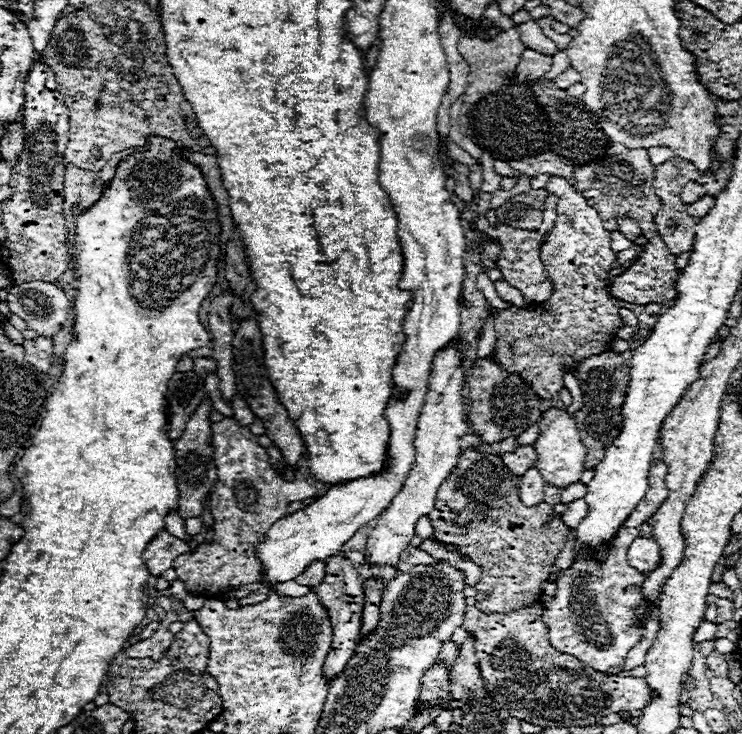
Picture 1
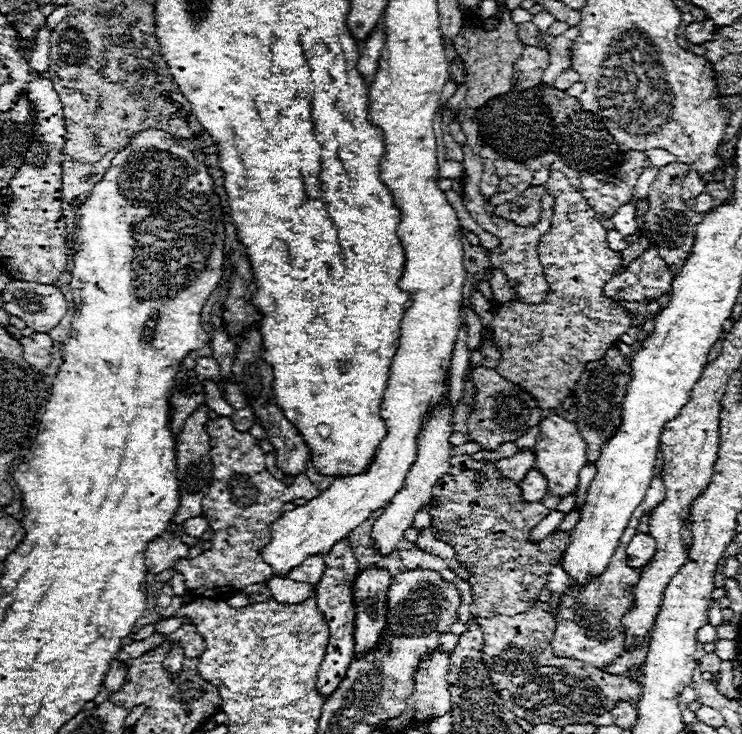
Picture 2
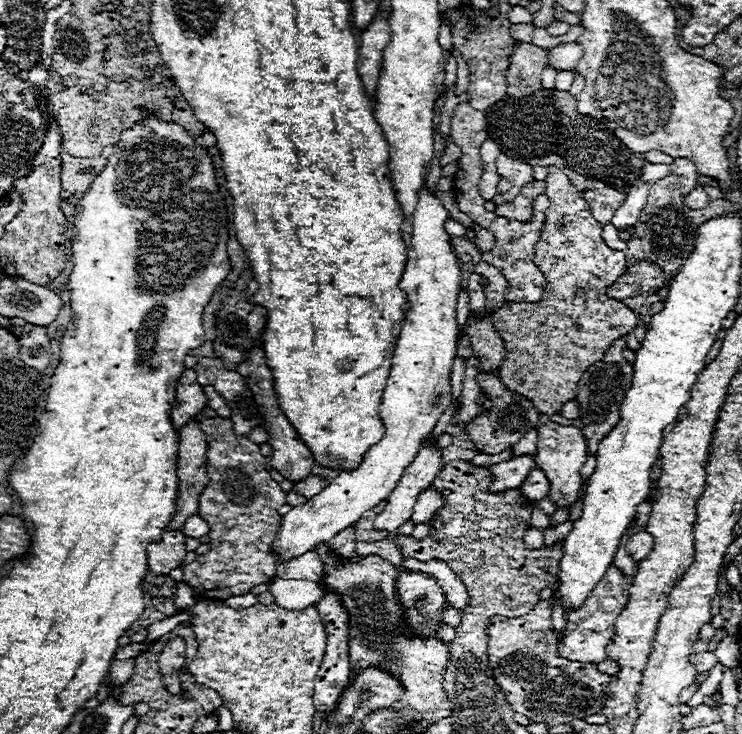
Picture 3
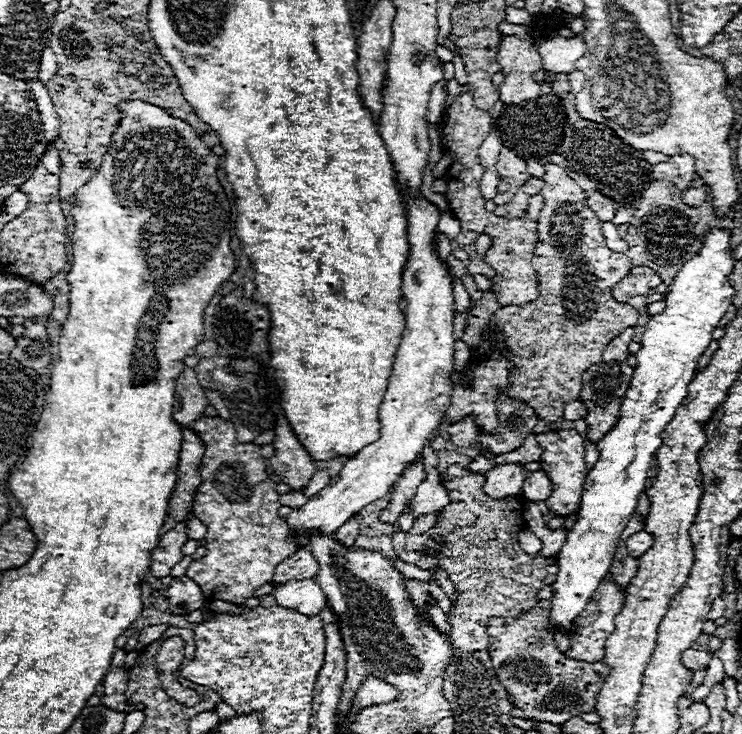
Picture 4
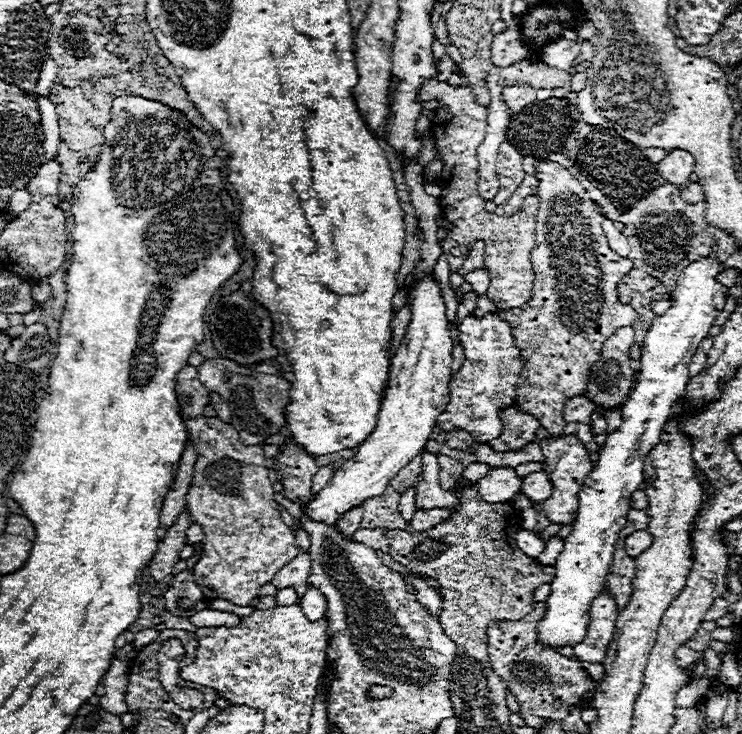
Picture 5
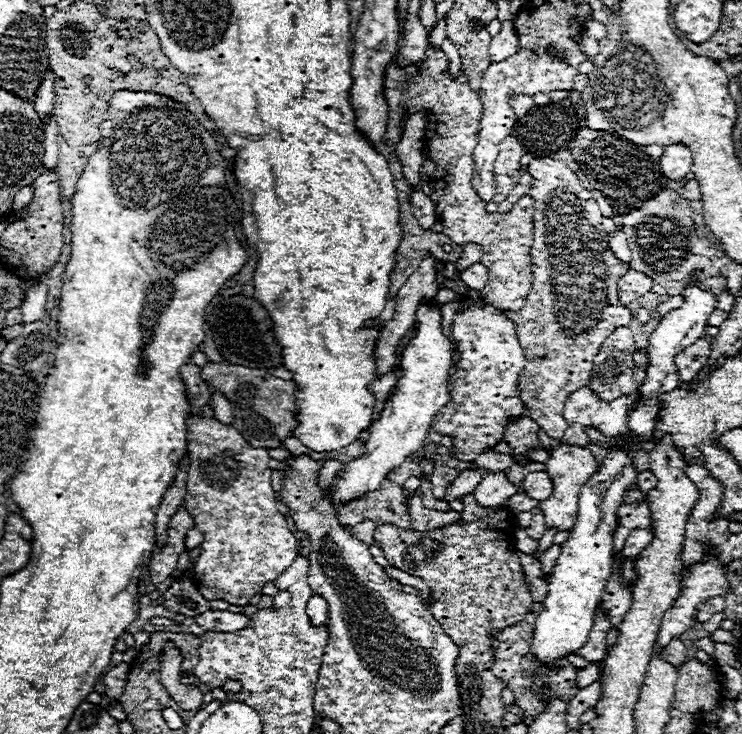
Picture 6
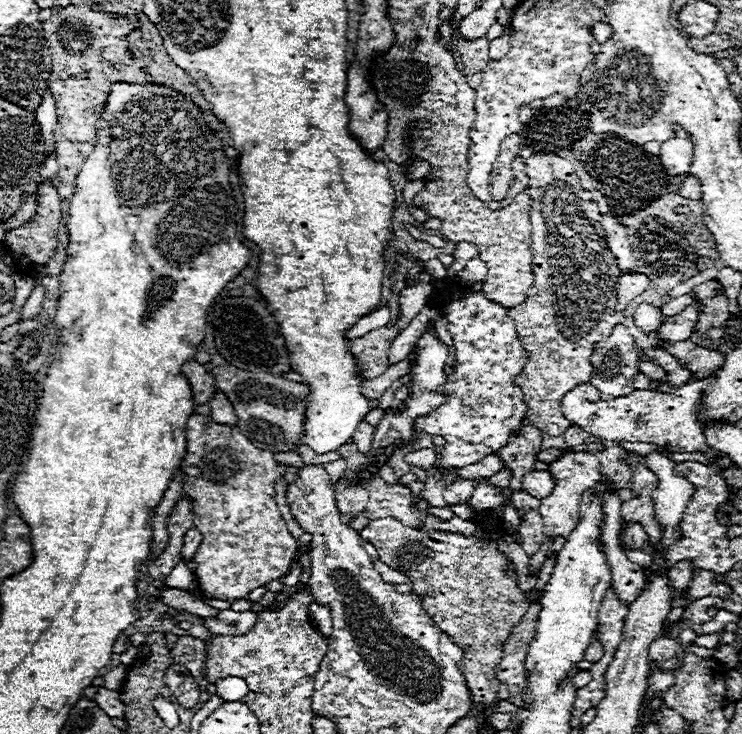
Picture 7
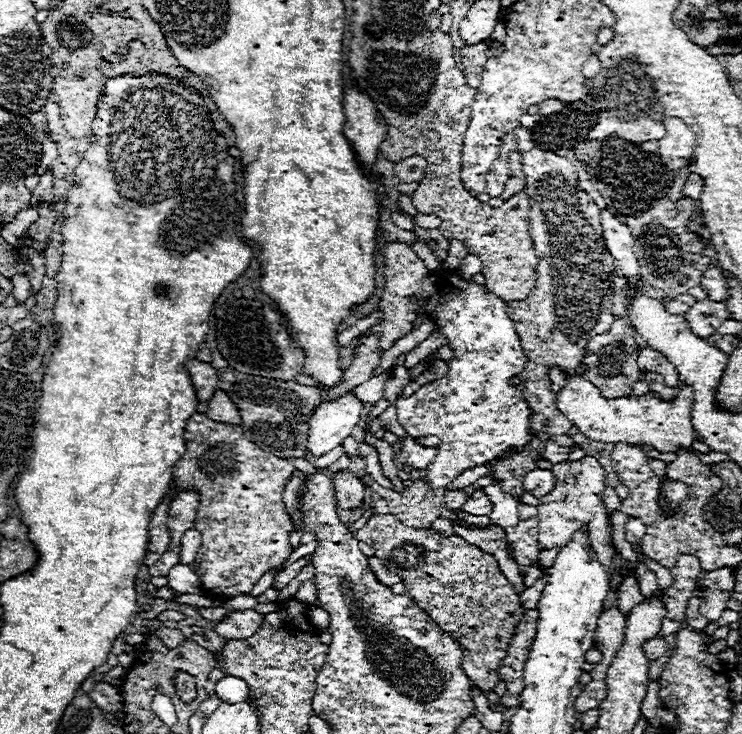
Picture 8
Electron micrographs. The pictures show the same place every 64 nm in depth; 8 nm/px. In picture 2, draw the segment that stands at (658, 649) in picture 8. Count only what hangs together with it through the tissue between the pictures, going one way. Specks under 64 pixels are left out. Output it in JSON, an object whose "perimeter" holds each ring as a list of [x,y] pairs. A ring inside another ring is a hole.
{"perimeter":[[[708,652],[700,658],[698,662],[698,670],[700,672],[720,672],[720,658],[714,654],[714,652]]]}

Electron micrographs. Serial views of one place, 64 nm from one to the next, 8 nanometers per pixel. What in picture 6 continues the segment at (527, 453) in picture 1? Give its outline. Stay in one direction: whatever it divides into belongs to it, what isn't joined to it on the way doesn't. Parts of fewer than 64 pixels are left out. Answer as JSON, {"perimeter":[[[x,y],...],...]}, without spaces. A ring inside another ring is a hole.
{"perimeter":[[[492,472],[492,474],[486,474],[484,480],[476,486],[474,498],[482,508],[494,508],[494,506],[502,506],[516,492],[518,492],[518,486],[510,484],[504,472]]]}

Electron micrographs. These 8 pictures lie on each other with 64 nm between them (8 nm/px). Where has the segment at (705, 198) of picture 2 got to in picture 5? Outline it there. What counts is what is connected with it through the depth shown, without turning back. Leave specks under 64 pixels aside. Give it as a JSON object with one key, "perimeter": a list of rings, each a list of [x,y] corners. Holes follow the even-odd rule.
{"perimeter":[[[692,182],[692,184],[688,184],[686,188],[682,188],[682,190],[680,190],[680,196],[682,196],[682,200],[694,202],[694,204],[704,200],[704,192],[702,192],[702,188],[700,188],[698,182]]]}

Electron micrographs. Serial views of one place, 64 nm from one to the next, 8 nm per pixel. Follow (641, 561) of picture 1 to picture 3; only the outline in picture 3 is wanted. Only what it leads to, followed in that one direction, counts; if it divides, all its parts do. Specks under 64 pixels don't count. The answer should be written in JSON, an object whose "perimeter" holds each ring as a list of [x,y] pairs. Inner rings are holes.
{"perimeter":[[[636,532],[634,536],[630,536],[628,538],[628,542],[626,542],[626,552],[632,556],[632,560],[636,560],[636,562],[640,562],[640,560],[644,560],[646,558],[646,554],[650,552],[654,548],[654,538],[652,538],[652,534],[648,534],[648,532]]]}

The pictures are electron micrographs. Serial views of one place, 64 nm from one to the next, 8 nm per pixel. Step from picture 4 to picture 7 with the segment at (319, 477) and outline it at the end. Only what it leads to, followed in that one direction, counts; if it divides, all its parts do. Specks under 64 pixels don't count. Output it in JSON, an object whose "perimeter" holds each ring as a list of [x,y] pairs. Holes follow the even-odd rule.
{"perimeter":[[[340,458],[340,460],[336,460],[336,462],[324,464],[324,468],[326,468],[326,472],[330,474],[332,482],[336,482],[336,480],[338,480],[338,478],[342,478],[342,476],[344,476],[344,472],[346,472],[346,460],[344,460],[344,458]]]}

